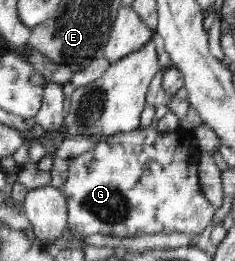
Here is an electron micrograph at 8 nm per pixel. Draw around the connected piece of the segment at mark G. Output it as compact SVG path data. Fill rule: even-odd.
M152 126L138 127L128 133L108 136L91 150L69 160L68 179L64 183L67 225L74 239L94 233L114 237L153 233L200 234L212 221L215 207L210 203L200 185L198 159L201 151L196 145L193 131L187 126L161 132Z

